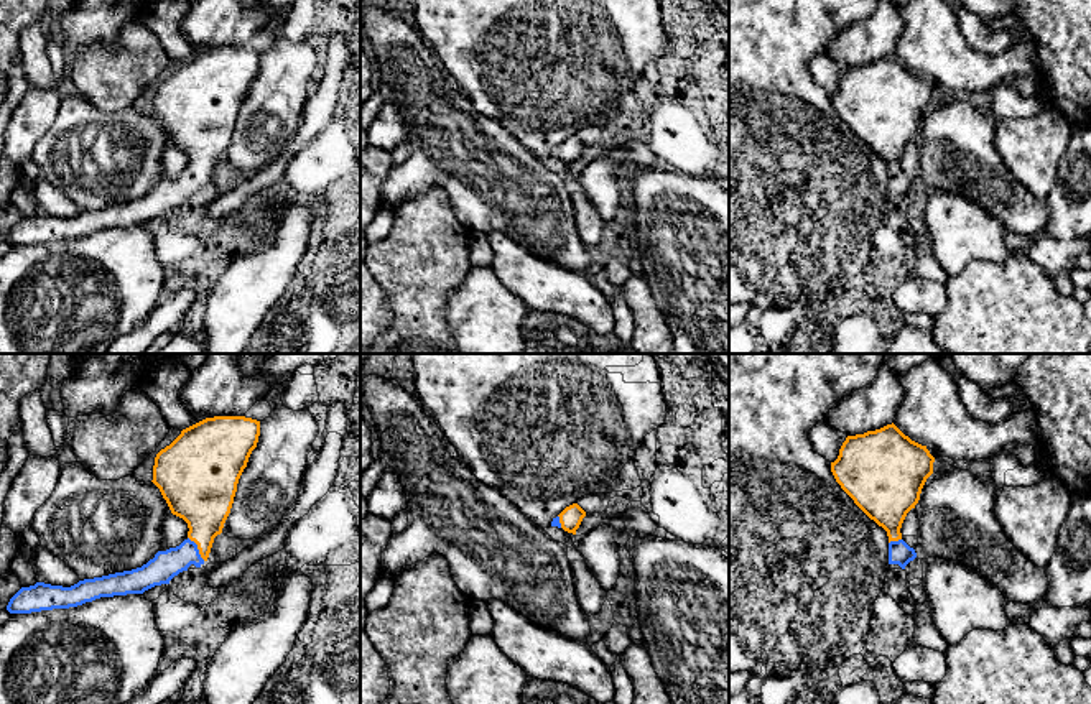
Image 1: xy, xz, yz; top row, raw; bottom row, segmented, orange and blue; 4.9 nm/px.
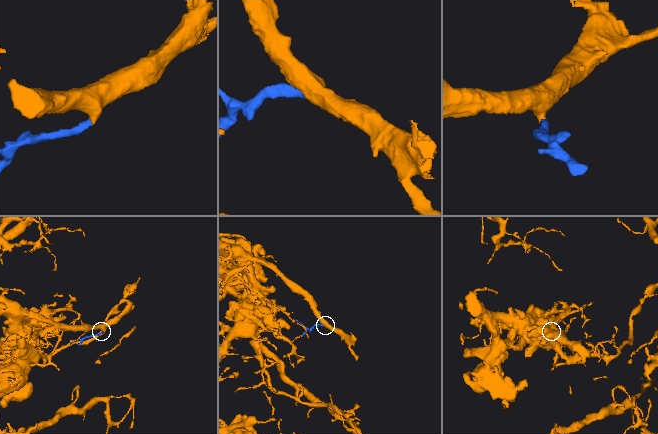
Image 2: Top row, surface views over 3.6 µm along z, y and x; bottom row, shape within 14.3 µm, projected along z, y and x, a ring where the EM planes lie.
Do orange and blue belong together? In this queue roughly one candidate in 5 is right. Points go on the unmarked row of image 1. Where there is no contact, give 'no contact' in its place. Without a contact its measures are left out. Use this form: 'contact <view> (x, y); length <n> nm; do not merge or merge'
contact xy (198, 180); length 150 nm; merge

